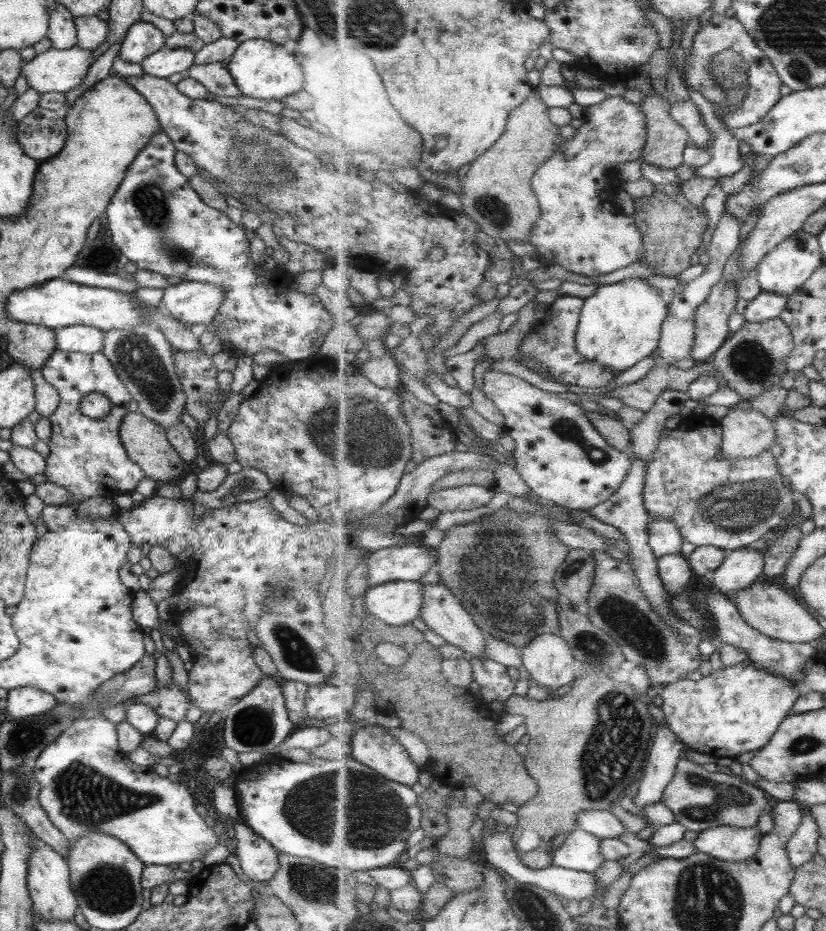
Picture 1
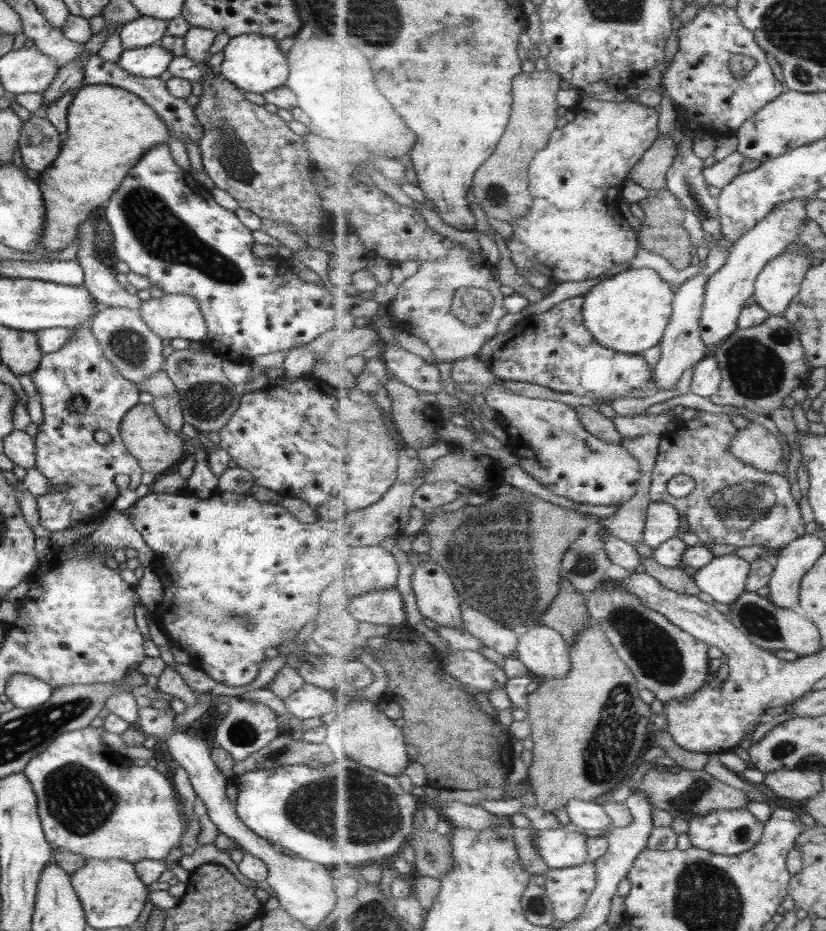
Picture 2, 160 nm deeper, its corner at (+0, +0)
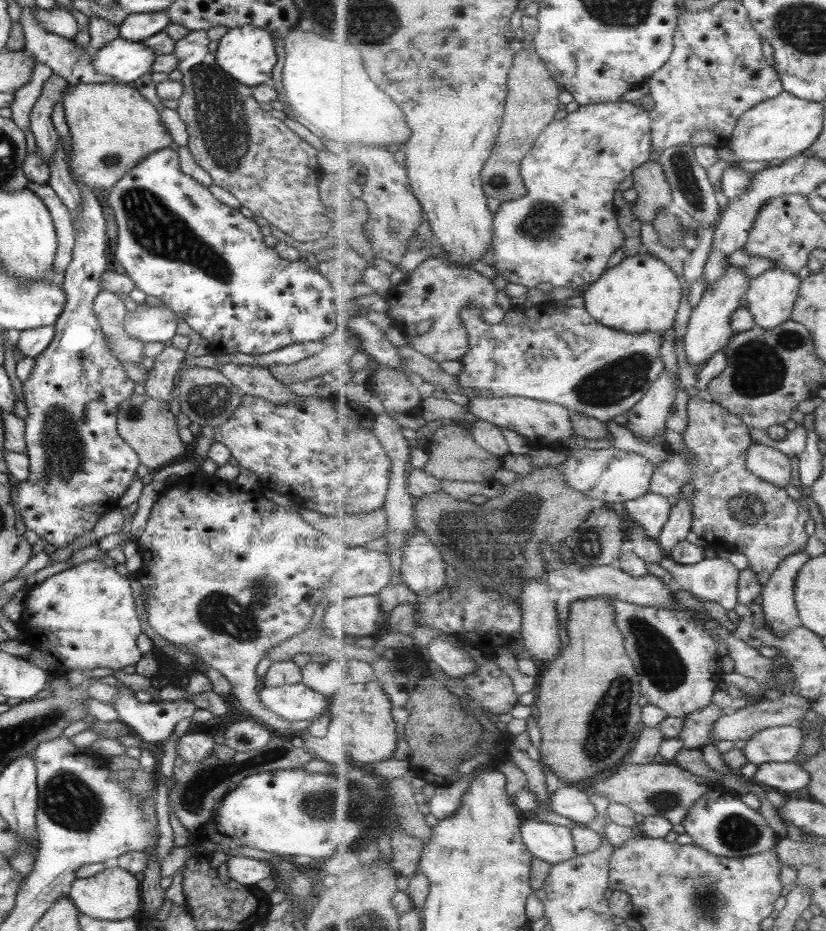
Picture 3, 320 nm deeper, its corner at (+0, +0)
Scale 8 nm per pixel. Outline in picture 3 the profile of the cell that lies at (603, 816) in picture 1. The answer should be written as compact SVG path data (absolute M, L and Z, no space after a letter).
M573 785L558 787L550 797L550 806L557 814L584 826L597 818L597 810L589 800L590 792Z

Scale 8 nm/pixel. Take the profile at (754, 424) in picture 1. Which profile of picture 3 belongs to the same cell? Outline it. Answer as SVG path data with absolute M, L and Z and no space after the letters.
M754 442L747 451L747 464L759 478L792 491L792 485L789 484L793 480L791 457L781 450Z

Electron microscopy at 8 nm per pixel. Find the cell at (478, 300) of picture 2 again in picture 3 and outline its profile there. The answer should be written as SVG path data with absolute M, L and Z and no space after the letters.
M582 296L563 301L547 300L530 310L514 306L497 324L488 323L484 319L483 308L470 302L463 310L463 320L470 335L470 352L460 360L463 372L458 374L458 384L474 388L476 394L485 398L524 396L559 403L569 407L571 412L605 422L615 416L626 415L638 405L665 370L665 362L661 358L663 334L657 331L633 334L605 326L591 316Z

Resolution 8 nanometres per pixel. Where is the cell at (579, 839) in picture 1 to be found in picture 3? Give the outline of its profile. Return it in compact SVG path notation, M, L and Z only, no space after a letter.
M529 815L522 821L522 837L534 857L552 865L577 855L571 826L541 822Z

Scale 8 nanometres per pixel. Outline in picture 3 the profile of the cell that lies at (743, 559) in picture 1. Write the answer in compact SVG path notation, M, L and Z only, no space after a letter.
M669 556L659 562L660 566L671 573L673 587L675 589L682 588L692 592L697 598L702 598L703 601L711 601L723 606L727 611L735 611L738 606L738 590L740 581L740 570L735 568L731 562L713 557L712 559L705 559L697 564L681 564L675 562Z

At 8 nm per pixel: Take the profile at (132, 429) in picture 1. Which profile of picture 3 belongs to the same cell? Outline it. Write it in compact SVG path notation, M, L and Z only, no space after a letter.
M133 391L117 405L116 429L123 442L135 451L139 462L150 471L169 464L173 458L185 452L185 443L177 437L178 426L169 405L165 401L151 398L147 393Z

